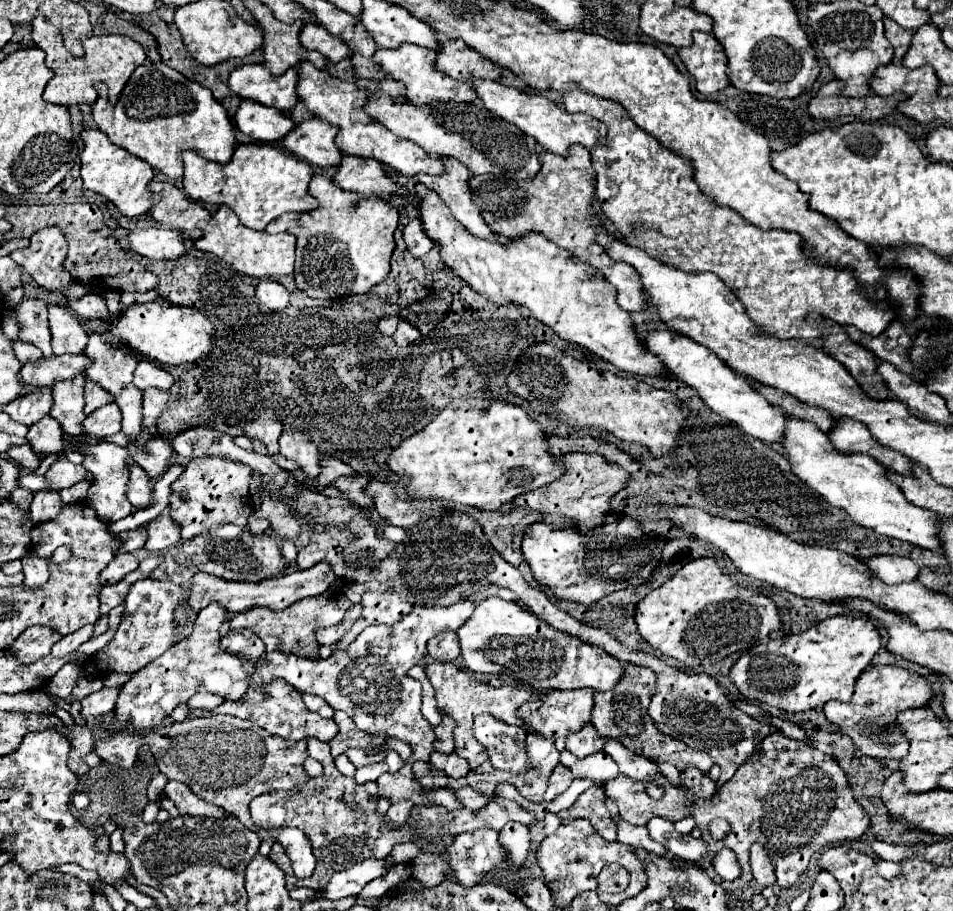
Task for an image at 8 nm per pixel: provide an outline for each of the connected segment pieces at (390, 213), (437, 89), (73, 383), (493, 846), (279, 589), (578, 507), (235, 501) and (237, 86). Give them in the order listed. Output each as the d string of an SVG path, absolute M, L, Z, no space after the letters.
M314 175L310 181L310 195L318 199L318 207L308 213L284 213L267 225L265 231L270 234L292 233L298 239L296 247L296 273L294 279L302 285L302 291L318 299L338 299L344 295L370 291L374 285L382 283L390 271L390 257L394 251L394 229L398 225L398 209L388 205L384 199L368 197L364 199L358 193L350 193L334 185L326 175Z
M406 43L400 49L378 49L374 55L374 61L382 67L384 73L388 73L392 79L402 81L406 85L408 101L414 105L428 105L432 101L442 101L442 103L474 103L476 101L476 91L472 89L472 85L464 81L456 81L436 69L436 51L432 49Z
M72 377L66 381L58 381L54 389L54 405L50 415L60 423L60 427L68 435L84 435L82 421L84 421L84 377Z
M476 829L472 833L460 833L454 837L452 845L448 845L448 863L452 869L452 877L464 887L478 885L482 877L502 861L506 861L506 849L498 843L498 831L492 829Z
M318 563L310 569L286 573L282 577L264 579L260 583L234 583L234 581L224 581L224 579L208 575L208 573L196 573L192 579L194 587L192 587L192 597L190 597L190 607L194 607L198 611L210 603L218 603L228 613L240 613L240 611L246 611L246 609L256 607L256 605L278 611L278 609L286 609L288 605L292 605L304 597L316 597L316 595L326 593L336 579L338 577L328 563Z
M570 453L570 455L564 455L560 459L560 463L564 463L564 469L568 469L568 473L564 473L560 479L556 479L554 483L550 483L542 489L524 493L522 497L514 499L512 505L528 507L528 509L540 511L544 515L558 513L558 515L572 517L576 521L580 533L588 533L594 527L600 527L604 523L604 519L612 513L610 501L614 499L614 495L618 491L622 491L628 485L630 473L626 469L618 467L616 463L608 463L602 455Z
M200 457L200 459L190 459L186 465L186 471L180 475L180 479L172 485L172 495L170 495L170 515L176 523L182 527L182 541L192 539L200 533L206 531L206 527L220 527L224 523L234 523L234 525L248 525L248 517L252 515L252 497L248 489L252 469L244 463L234 463L218 457Z
M244 65L230 73L228 85L242 99L252 99L286 113L298 103L296 81L298 67L288 69L284 75L276 77L268 73L266 65Z

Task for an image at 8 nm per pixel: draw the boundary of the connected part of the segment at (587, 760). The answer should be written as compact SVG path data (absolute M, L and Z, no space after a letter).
M564 749L560 755L560 763L570 767L574 777L592 777L598 783L604 783L620 773L616 761L604 751L598 751L598 753L584 757L584 759L578 759Z

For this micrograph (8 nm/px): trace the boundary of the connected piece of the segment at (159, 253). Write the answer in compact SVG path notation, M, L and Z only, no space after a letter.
M162 227L134 229L128 233L128 241L130 241L132 251L150 259L176 261L186 255L184 237L176 229L162 229Z

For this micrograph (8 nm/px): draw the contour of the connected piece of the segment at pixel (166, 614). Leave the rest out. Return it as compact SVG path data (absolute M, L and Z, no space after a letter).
M156 579L136 581L124 599L126 611L114 639L92 657L92 661L96 661L96 667L102 673L110 671L136 673L142 667L146 667L150 661L160 657L164 651L168 651L170 645L176 643L178 639L176 637L178 629L174 625L174 609L178 603L178 593L180 587L176 587L174 583L164 583Z

